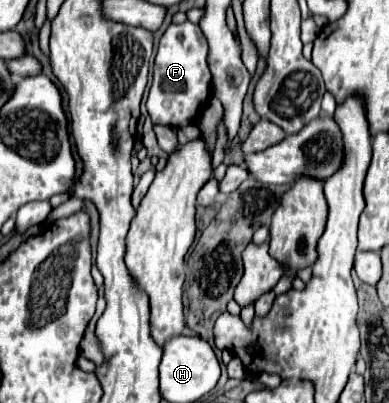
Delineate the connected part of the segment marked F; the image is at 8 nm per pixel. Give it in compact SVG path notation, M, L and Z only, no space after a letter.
M186 21L182 24L170 24L160 38L158 54L154 62L154 82L148 94L148 114L154 124L168 124L180 128L196 122L202 108L210 98L210 70L206 64L208 42L198 24Z

